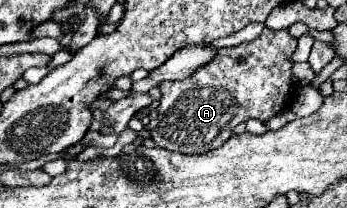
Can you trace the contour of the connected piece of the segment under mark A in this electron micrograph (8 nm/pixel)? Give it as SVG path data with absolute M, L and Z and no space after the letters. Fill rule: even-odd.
M265 29L255 41L249 41L249 43L241 43L241 45L235 45L235 47L225 47L221 51L221 55L217 55L217 59L213 59L213 63L209 63L209 67L201 67L201 71L195 71L189 79L183 79L183 81L165 81L161 83L161 99L159 99L159 115L157 119L153 119L149 123L151 127L151 139L155 141L157 147L163 147L163 149L169 149L169 151L177 151L177 153L207 153L207 151L213 151L213 149L219 149L231 135L233 135L233 127L247 121L247 119L259 119L259 121L267 121L271 117L275 117L279 111L287 109L289 103L291 103L291 97L293 97L293 73L291 73L291 67L295 65L293 59L291 59L291 53L295 51L295 37L289 35L287 29L281 29L281 31L273 31L273 29Z

